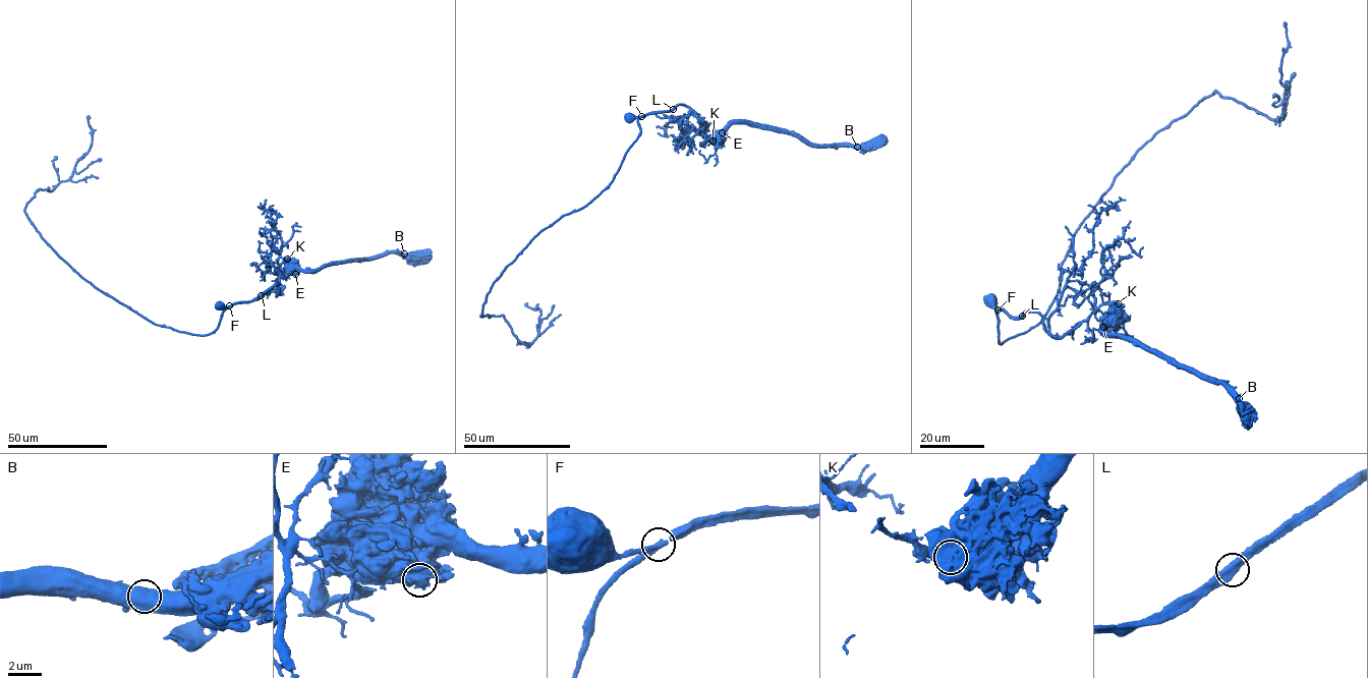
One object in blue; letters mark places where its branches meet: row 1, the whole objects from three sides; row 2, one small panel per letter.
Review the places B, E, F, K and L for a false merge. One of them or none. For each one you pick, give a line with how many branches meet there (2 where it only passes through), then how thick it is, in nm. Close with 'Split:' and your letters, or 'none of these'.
K: branches 2; calibre 550 nm
Split: K

